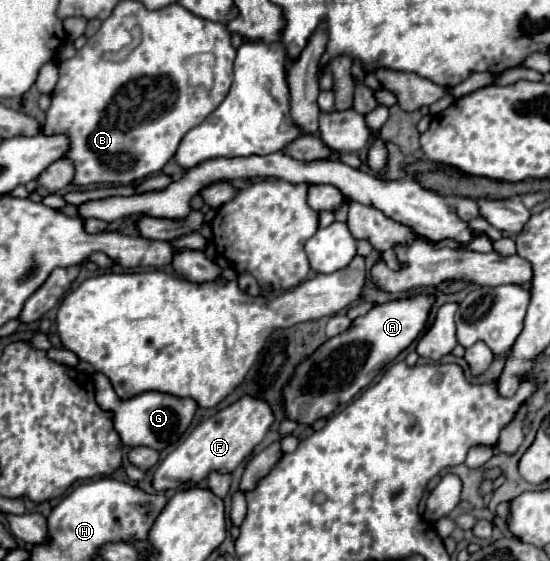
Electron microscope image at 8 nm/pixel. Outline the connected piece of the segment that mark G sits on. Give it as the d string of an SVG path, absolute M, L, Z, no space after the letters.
M96 374L94 382L96 382L96 402L100 404L100 408L114 412L114 428L118 430L122 444L130 448L148 446L154 450L164 450L170 444L176 444L190 426L192 416L198 408L192 398L178 398L162 392L144 392L130 400L122 400L116 396L104 374Z

